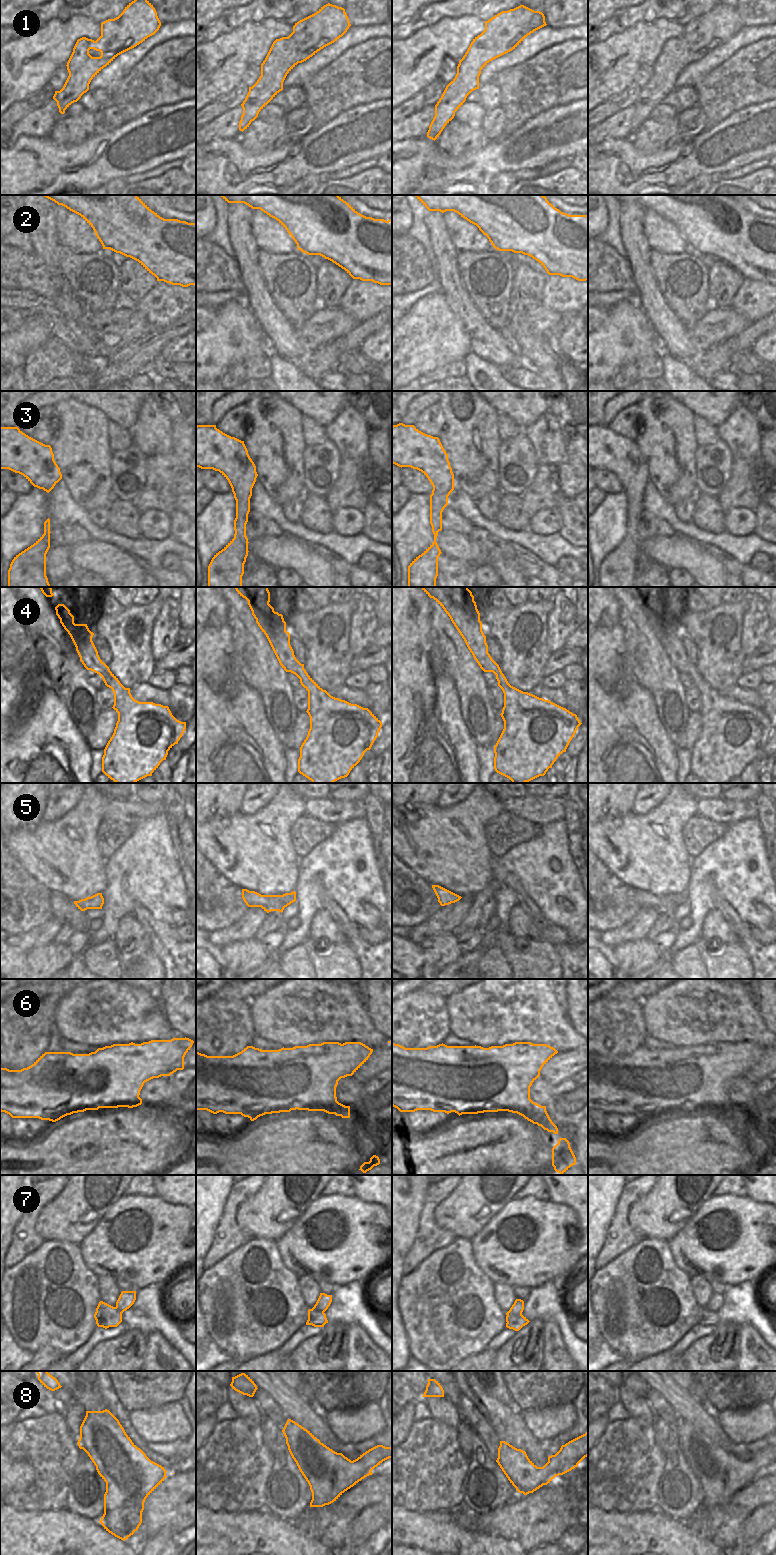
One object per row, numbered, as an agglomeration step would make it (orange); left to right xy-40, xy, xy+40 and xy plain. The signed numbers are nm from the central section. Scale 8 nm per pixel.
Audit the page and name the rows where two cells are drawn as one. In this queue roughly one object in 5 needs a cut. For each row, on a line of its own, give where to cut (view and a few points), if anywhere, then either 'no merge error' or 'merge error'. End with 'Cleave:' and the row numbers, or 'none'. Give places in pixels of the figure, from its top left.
1: cut none; no merge error
2: cut none; no merge error
3: cut none; no merge error
4: cut none; no merge error
5: cut none; no merge error
6: cut none; no merge error
7: cut xy+40 (511, 1320), (520, 1323), (522, 1326); merge error
8: cut none; no merge error
Cleave: 7

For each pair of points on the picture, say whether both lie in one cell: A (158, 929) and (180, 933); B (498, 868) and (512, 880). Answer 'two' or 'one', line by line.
A: two
B: one

